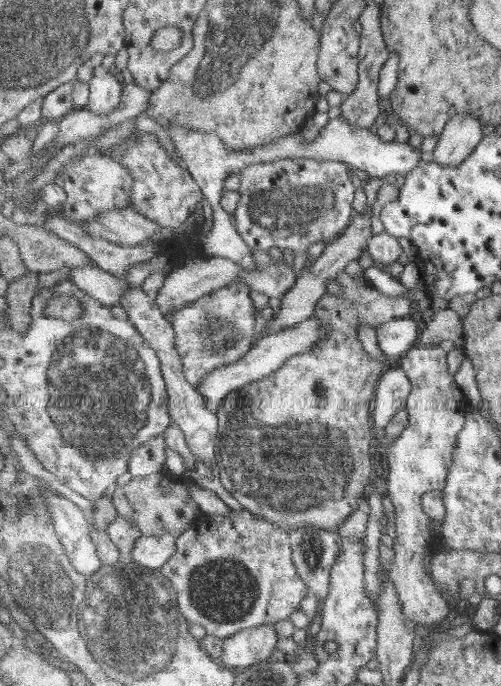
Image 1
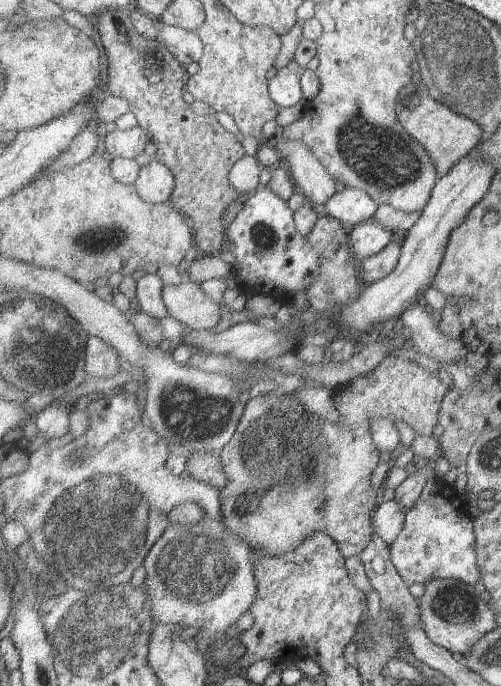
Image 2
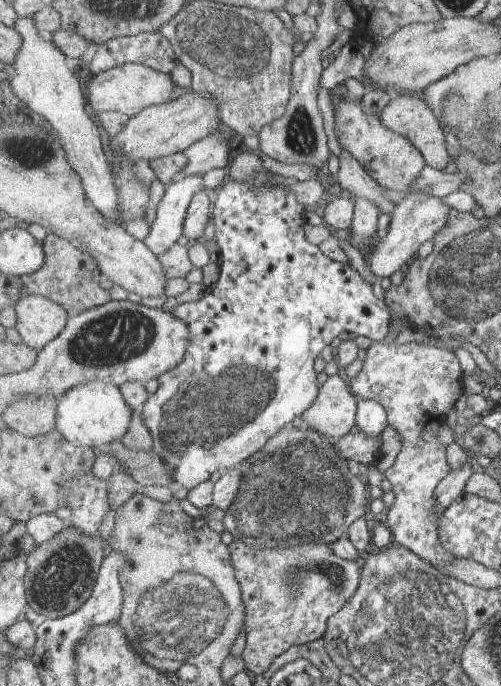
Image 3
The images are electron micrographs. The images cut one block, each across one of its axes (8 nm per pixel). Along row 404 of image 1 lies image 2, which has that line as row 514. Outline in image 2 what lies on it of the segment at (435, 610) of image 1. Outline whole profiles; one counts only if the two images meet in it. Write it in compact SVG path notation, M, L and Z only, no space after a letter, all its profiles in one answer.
M431 478L416 504L406 510L404 517L403 530L391 545L391 559L407 586L417 583L426 584L435 579L455 579L467 584L483 580L478 566L474 518L467 516L467 512L461 506L461 498L452 486L448 486L439 478Z

